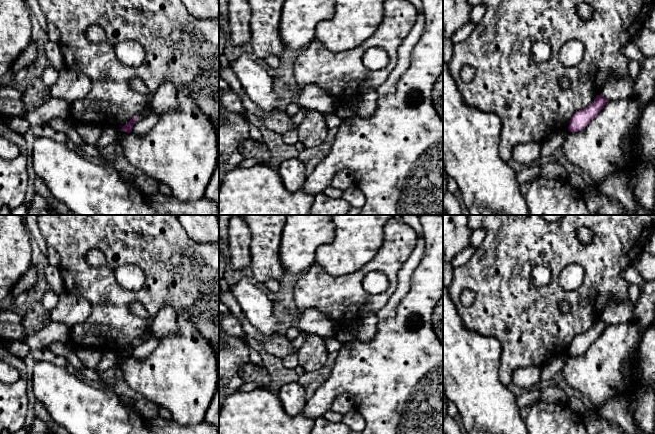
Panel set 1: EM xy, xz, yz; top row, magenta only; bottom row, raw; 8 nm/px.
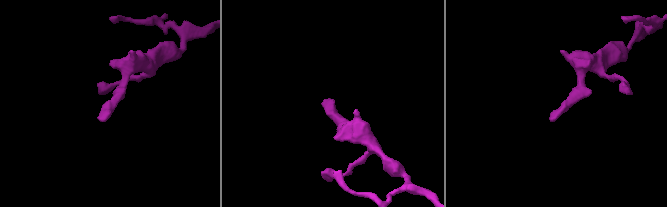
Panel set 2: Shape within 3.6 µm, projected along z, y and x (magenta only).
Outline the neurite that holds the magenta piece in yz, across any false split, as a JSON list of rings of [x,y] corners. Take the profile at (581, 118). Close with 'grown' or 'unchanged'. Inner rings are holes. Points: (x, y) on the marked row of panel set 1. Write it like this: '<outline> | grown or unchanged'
[[[601,94],[597,95],[591,105],[577,111],[572,116],[568,126],[569,131],[575,133],[583,130],[599,114],[607,102]]] | unchanged

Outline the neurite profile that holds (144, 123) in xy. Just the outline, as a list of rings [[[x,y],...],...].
[[[153,112],[145,116],[140,116],[136,123],[133,125],[132,131],[138,135],[143,135],[152,129],[158,122],[159,116]]]

